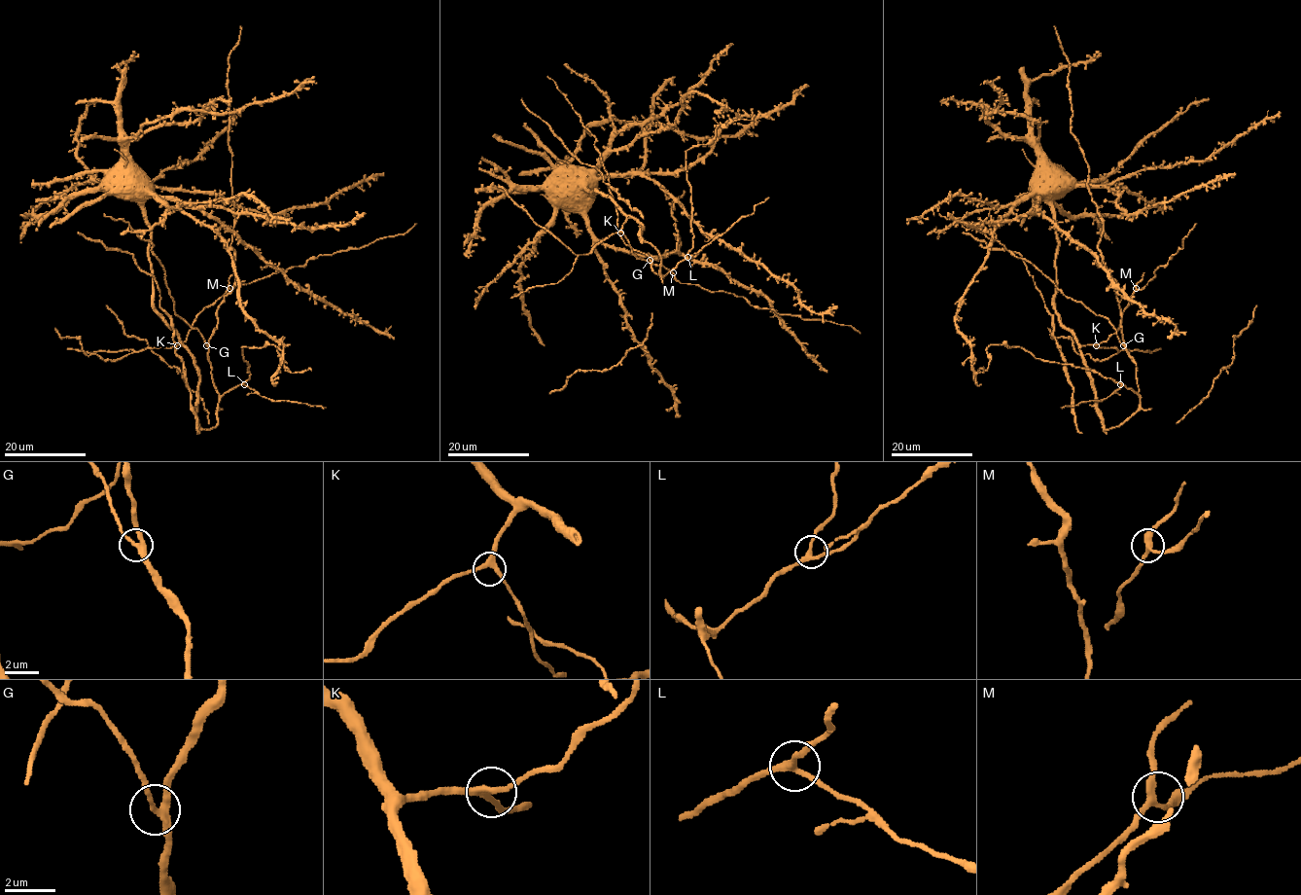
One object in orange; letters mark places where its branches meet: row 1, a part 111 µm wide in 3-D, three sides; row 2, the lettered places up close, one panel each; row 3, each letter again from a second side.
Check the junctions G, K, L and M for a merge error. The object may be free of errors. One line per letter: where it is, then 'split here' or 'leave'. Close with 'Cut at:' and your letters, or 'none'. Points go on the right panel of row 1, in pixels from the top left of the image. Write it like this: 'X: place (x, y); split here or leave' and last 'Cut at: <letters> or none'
G: place (1123, 345); leave
K: place (1096, 345); leave
L: place (1120, 384); leave
M: place (1136, 288); leave
Cut at: none

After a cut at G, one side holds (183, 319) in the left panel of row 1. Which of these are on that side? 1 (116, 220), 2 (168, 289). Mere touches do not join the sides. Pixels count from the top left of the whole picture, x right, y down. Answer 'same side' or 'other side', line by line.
1: same side
2: same side

